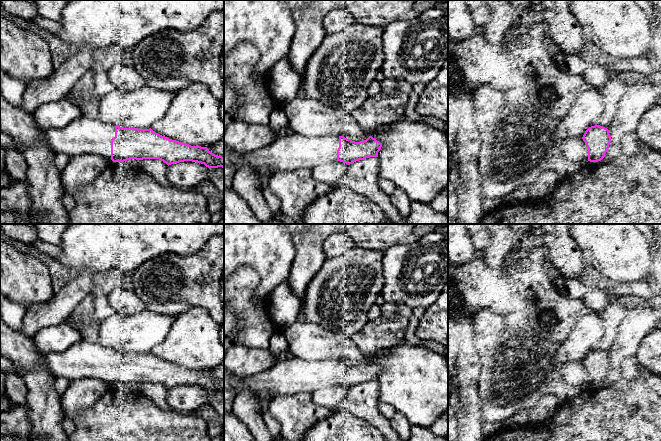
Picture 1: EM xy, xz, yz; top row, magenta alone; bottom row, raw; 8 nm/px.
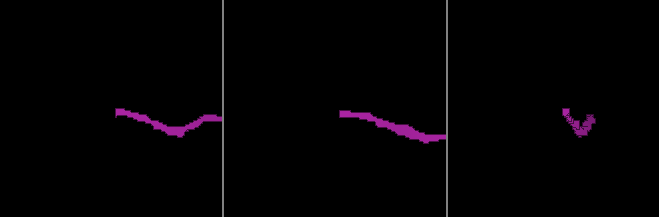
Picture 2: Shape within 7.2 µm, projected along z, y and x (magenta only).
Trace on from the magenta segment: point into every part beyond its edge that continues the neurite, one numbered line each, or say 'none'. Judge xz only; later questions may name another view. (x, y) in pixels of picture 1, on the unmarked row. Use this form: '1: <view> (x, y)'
1: xz (288, 377)

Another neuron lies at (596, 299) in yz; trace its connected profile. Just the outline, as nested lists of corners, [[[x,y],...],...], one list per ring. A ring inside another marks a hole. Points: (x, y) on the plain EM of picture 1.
[[[547,267],[546,270],[553,277],[554,284],[561,295],[583,300],[588,308],[602,318],[603,311],[610,303],[611,298],[601,286],[590,289],[581,280],[563,278],[553,268]]]

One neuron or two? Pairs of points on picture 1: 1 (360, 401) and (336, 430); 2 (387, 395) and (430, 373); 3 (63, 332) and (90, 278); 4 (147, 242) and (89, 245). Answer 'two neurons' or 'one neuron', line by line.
1: two neurons
2: one neuron
3: two neurons
4: one neuron

